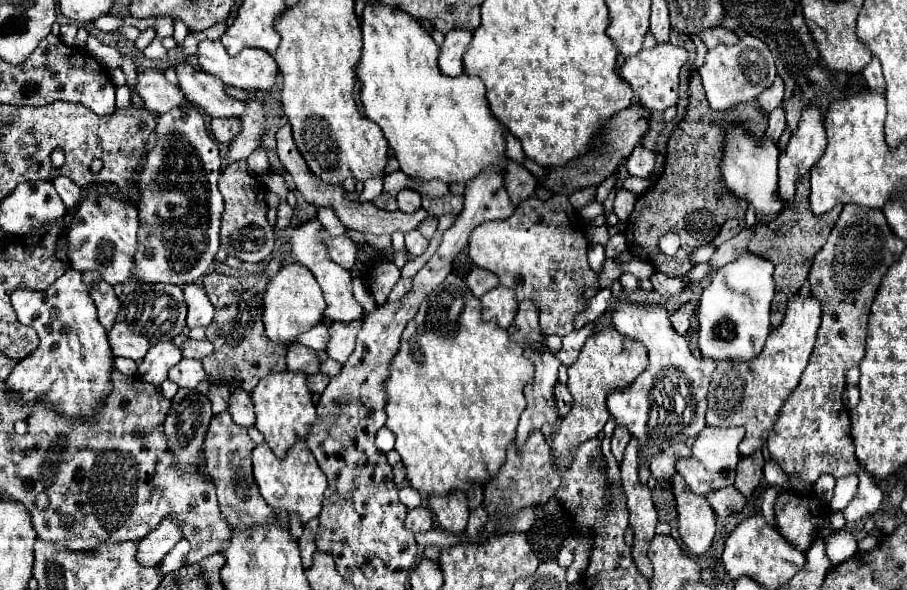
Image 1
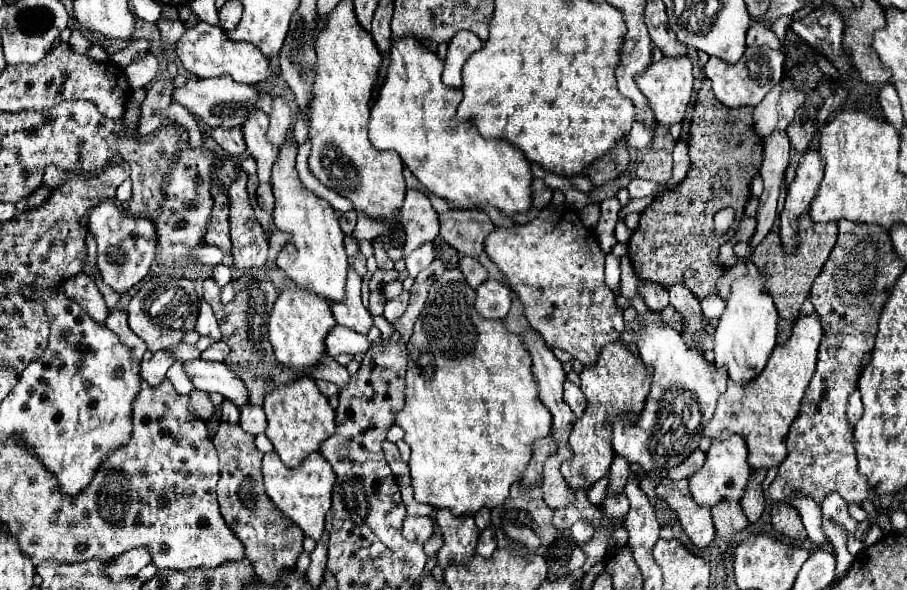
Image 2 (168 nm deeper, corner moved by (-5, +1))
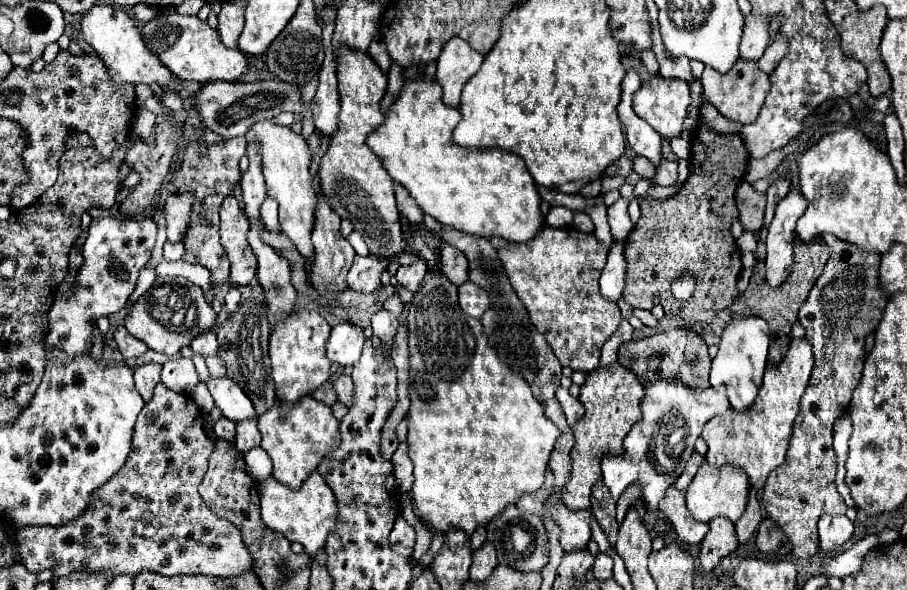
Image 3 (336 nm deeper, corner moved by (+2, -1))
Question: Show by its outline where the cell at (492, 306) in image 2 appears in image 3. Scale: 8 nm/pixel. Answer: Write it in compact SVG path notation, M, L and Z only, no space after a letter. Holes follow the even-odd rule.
M473 282L461 284L457 288L457 296L459 296L461 310L473 318L481 318L485 308L489 308L489 296L485 294L485 290L477 288L477 284Z

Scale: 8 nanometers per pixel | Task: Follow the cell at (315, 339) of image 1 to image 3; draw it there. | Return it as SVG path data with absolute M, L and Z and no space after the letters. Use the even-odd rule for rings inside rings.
M341 322L331 328L331 338L327 342L327 358L339 366L351 366L361 358L363 342L363 328Z

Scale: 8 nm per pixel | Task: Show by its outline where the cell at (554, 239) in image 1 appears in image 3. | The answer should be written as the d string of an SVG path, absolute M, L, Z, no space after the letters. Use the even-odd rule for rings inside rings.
M543 226L539 234L525 244L509 244L509 248L499 250L501 262L505 264L505 272L523 304L529 308L529 318L535 328L545 334L547 344L553 348L561 366L569 366L571 370L591 372L599 364L599 352L603 344L613 336L613 332L621 324L621 310L615 302L605 300L599 292L599 276L605 268L609 248L605 248L593 234L579 232L573 226L565 228L549 228Z

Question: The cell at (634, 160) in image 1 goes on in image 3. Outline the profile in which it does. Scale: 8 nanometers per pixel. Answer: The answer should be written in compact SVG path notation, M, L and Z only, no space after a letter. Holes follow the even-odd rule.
M663 160L661 168L657 168L653 182L659 186L673 186L677 182L677 162L675 160Z

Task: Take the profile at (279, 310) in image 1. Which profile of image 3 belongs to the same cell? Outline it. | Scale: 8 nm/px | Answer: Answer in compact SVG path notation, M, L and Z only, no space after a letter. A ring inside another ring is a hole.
M301 308L271 332L271 378L275 382L275 392L281 402L297 404L303 396L311 396L319 386L323 386L329 380L331 362L325 356L329 332L331 326L315 308Z

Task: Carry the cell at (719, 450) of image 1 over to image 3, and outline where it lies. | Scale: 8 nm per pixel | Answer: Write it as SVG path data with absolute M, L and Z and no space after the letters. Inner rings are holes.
M705 462L687 488L687 508L697 522L709 522L717 516L723 516L735 524L745 512L747 500L749 500L749 478L745 476L745 472L737 468L723 468L721 472L717 472L711 464Z

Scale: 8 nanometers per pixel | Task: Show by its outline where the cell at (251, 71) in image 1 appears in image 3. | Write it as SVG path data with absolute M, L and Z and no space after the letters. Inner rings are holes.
M177 12L159 14L153 20L141 24L141 36L147 48L151 50L151 54L155 54L159 62L181 80L235 82L247 70L245 54L241 50L223 46L219 32L213 30L207 22L201 22L197 16L183 16Z

